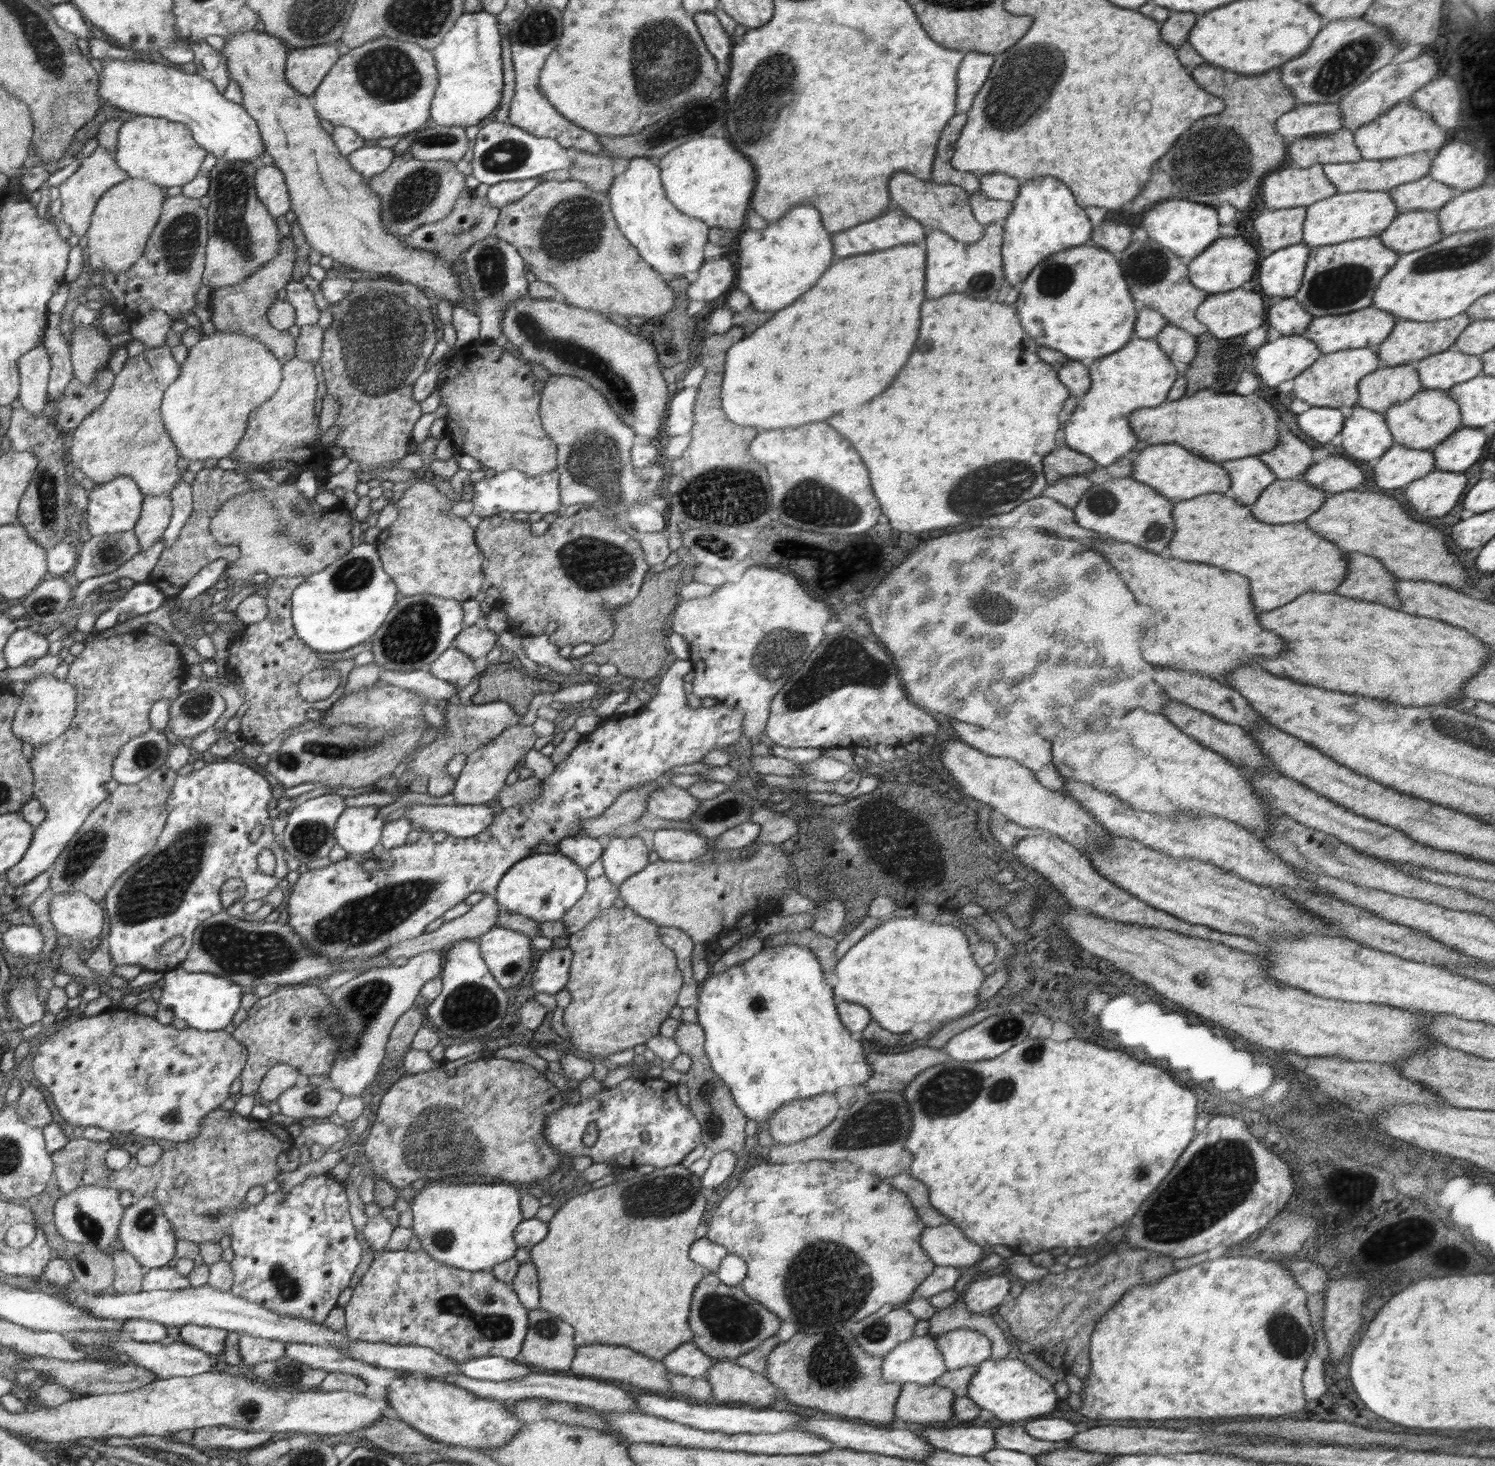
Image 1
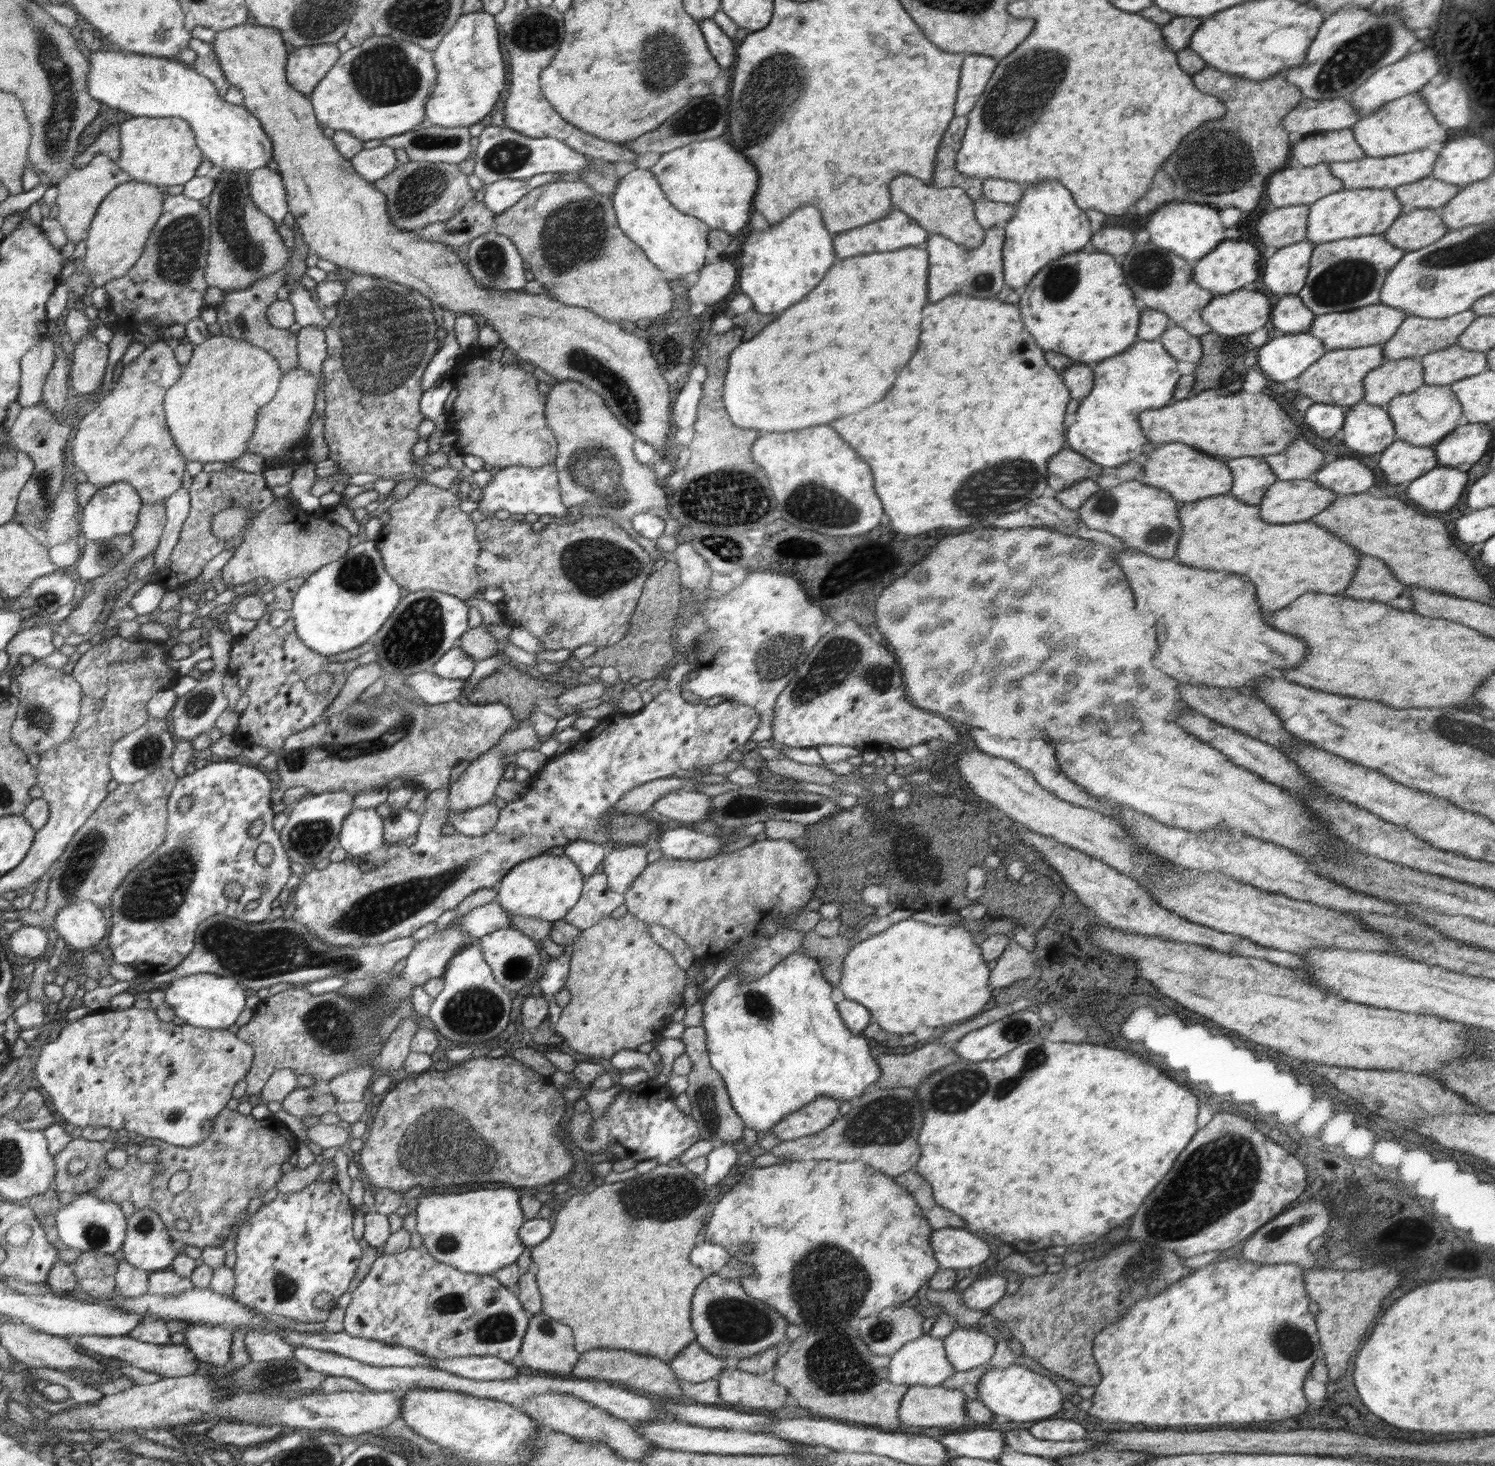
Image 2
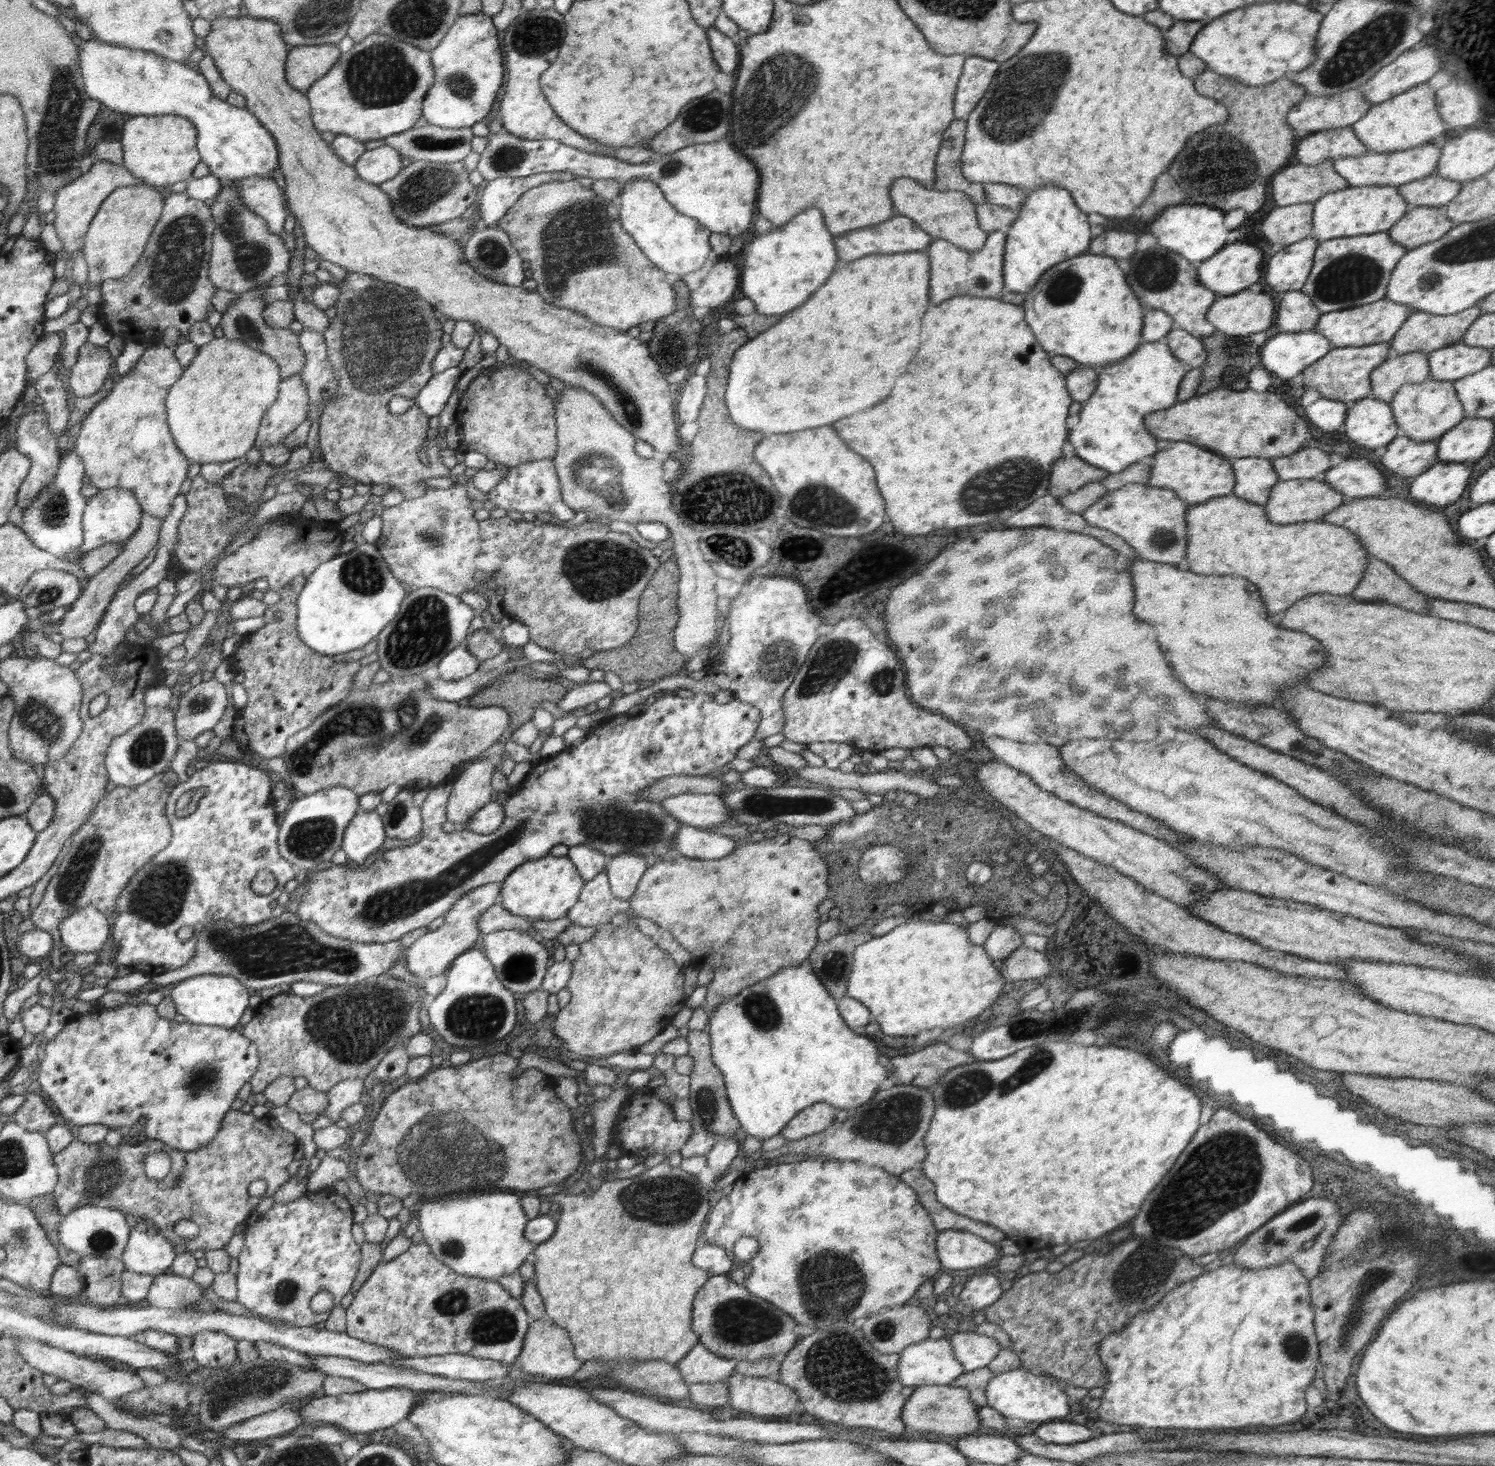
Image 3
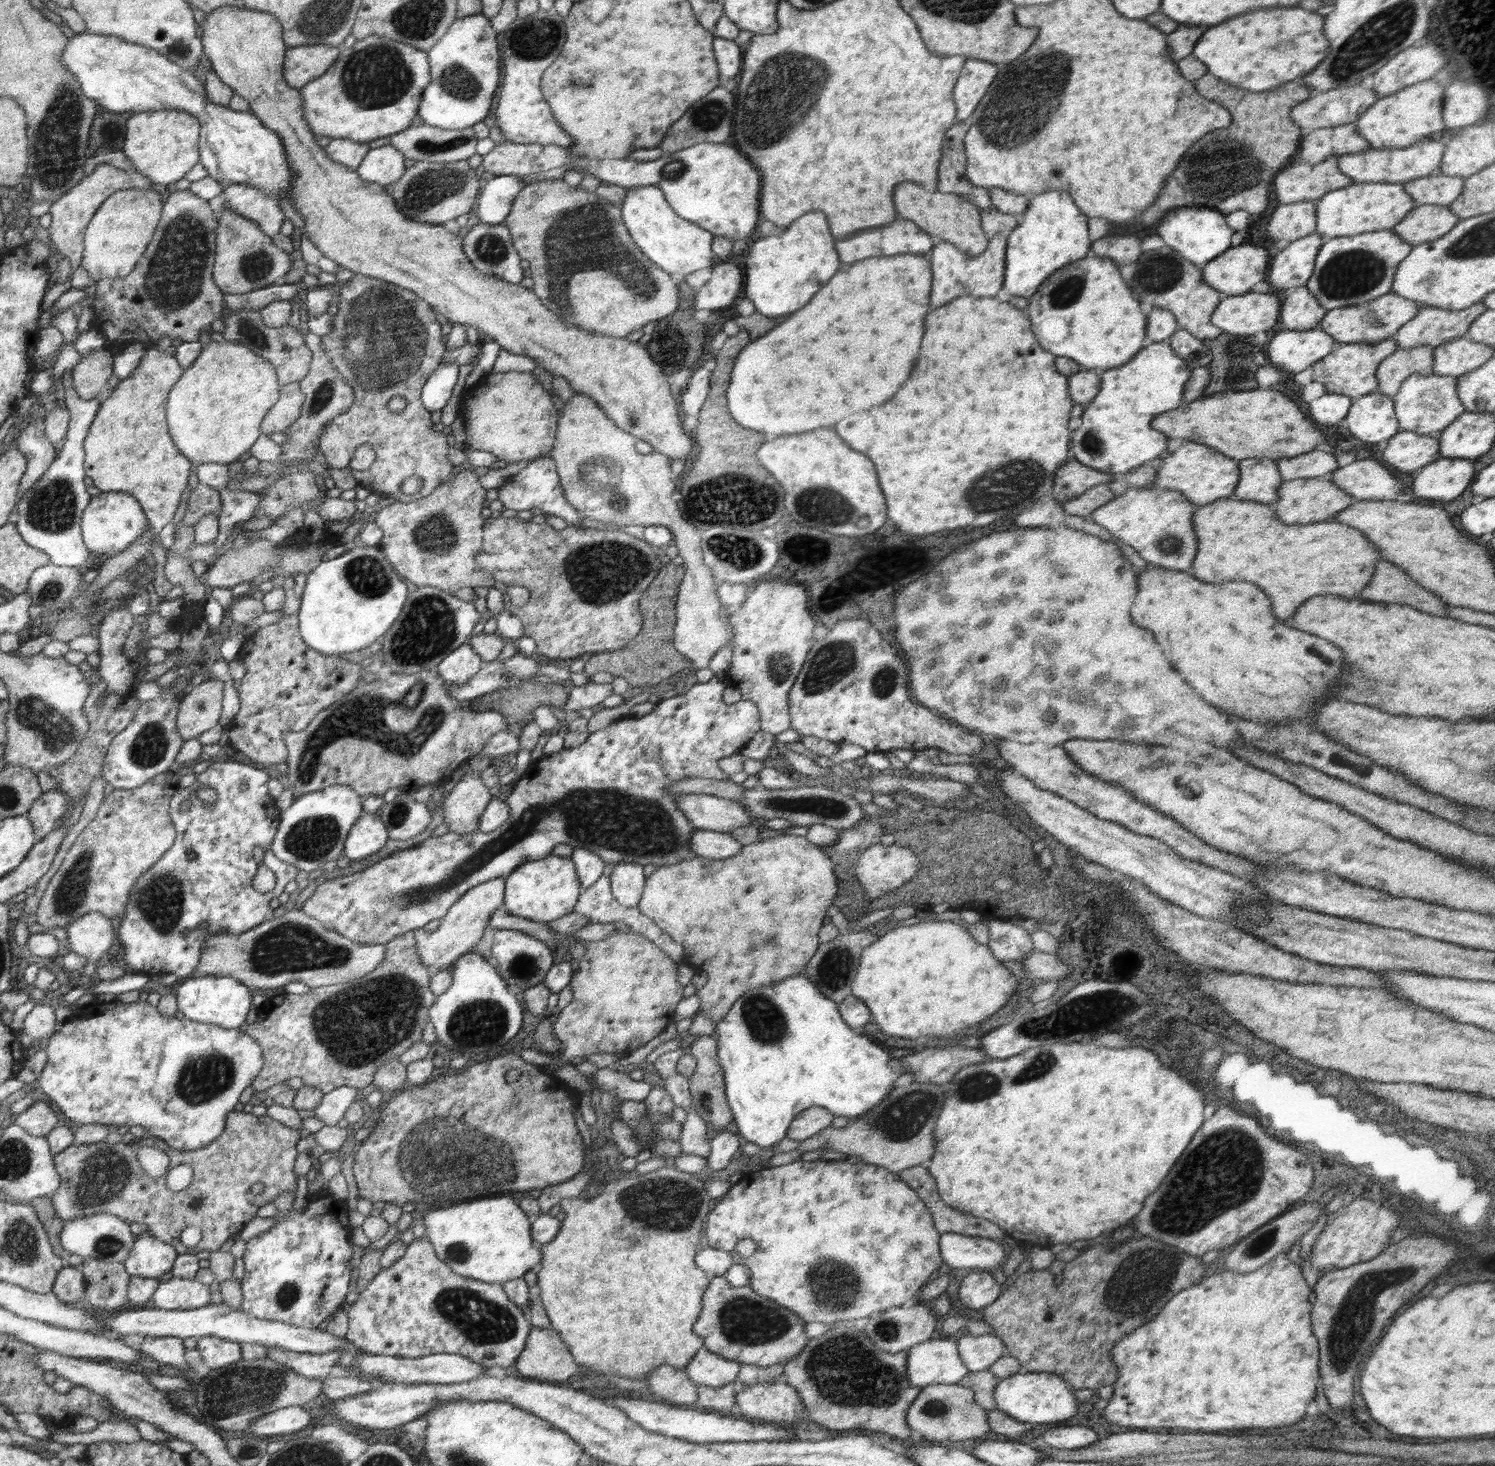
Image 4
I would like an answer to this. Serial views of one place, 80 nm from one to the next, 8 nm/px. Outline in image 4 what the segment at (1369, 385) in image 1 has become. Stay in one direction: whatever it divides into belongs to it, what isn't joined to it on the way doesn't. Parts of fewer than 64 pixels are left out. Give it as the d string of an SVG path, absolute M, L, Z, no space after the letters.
M1428 345L1410 349L1398 348L1378 366L1378 386L1374 391L1393 397L1408 377L1432 374L1434 350Z

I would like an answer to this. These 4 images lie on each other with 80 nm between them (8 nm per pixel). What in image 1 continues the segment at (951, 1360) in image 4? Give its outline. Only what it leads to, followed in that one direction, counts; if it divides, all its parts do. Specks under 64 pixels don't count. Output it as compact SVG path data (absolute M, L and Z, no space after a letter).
M930 1334L910 1338L882 1357L883 1380L900 1385L930 1386L948 1372L944 1357L936 1349L936 1340Z

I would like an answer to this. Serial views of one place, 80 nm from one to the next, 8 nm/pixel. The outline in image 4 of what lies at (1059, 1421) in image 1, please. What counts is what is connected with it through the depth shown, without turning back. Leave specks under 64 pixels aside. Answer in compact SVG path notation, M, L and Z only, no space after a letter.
M1059 1426L1045 1430L1042 1434L1042 1440L1051 1448L1060 1448L1060 1450L1080 1450L1080 1448L1088 1448L1090 1444L1094 1444L1100 1440L1102 1436L1098 1436L1094 1430L1086 1428L1086 1426Z

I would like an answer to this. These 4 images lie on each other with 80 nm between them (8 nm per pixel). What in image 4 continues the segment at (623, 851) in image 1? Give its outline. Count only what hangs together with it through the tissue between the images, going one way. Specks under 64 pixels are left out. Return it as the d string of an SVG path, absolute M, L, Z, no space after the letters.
M616 864L611 879L611 892L615 900L627 907L636 907L646 886L643 866L640 864Z

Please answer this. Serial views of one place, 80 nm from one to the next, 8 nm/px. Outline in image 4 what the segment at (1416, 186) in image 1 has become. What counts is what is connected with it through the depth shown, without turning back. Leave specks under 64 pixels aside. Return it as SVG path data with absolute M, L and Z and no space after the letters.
M1441 171L1403 183L1404 190L1412 197L1414 208L1422 205L1452 204L1464 188L1462 176L1446 176Z

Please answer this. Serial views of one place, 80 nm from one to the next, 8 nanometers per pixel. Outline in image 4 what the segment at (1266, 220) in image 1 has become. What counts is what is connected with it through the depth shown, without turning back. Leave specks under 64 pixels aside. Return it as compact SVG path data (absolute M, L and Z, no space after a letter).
M1302 200L1292 204L1278 206L1268 222L1268 234L1274 242L1295 240L1315 232L1316 201Z

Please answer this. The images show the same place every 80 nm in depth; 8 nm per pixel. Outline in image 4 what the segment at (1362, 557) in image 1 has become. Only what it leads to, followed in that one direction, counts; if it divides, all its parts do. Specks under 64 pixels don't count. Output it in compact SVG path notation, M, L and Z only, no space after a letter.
M1380 559L1376 562L1372 582L1360 592L1360 601L1373 603L1401 604L1420 612L1446 617L1448 603L1427 588L1413 581L1411 576L1395 564Z

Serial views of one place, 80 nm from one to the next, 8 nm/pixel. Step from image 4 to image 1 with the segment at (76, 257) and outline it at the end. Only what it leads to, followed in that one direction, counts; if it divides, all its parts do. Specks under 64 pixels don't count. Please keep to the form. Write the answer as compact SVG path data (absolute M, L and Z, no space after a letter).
M96 148L90 156L82 161L76 172L58 185L59 199L62 201L58 217L70 226L72 234L75 234L78 238L86 235L90 226L91 214L102 194L115 184L128 178L130 178L130 174L119 167L113 153L109 153L104 148Z

